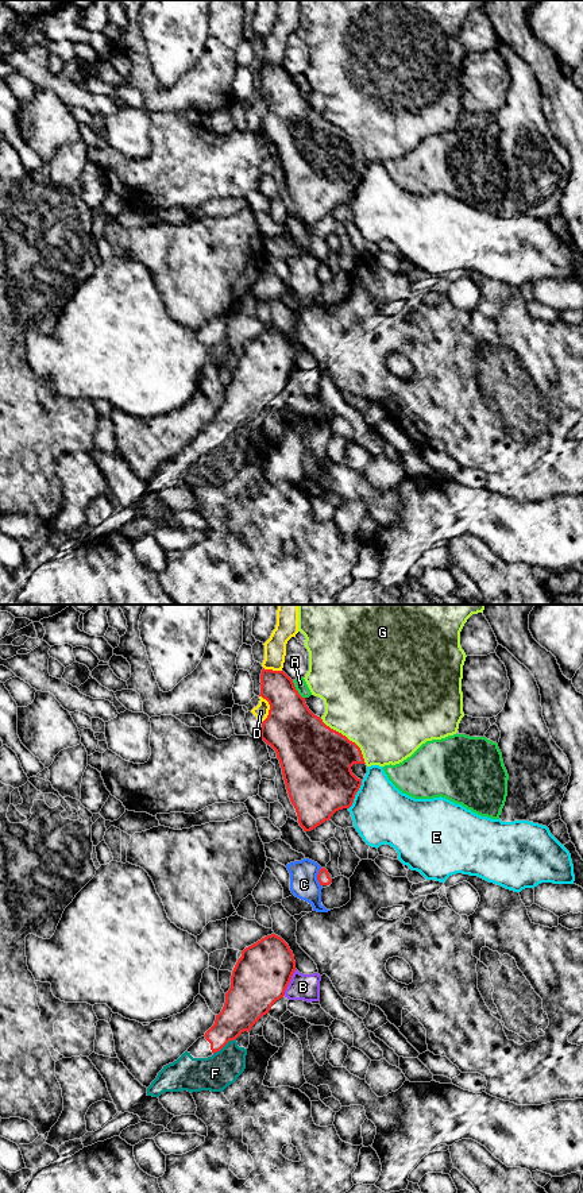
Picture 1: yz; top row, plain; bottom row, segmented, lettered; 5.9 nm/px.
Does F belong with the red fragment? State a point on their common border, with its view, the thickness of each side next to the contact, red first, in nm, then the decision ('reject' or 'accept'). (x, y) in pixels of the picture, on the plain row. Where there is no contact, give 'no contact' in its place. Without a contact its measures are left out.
contact yz (224, 440); calibres 220 and 220 nm; accept

